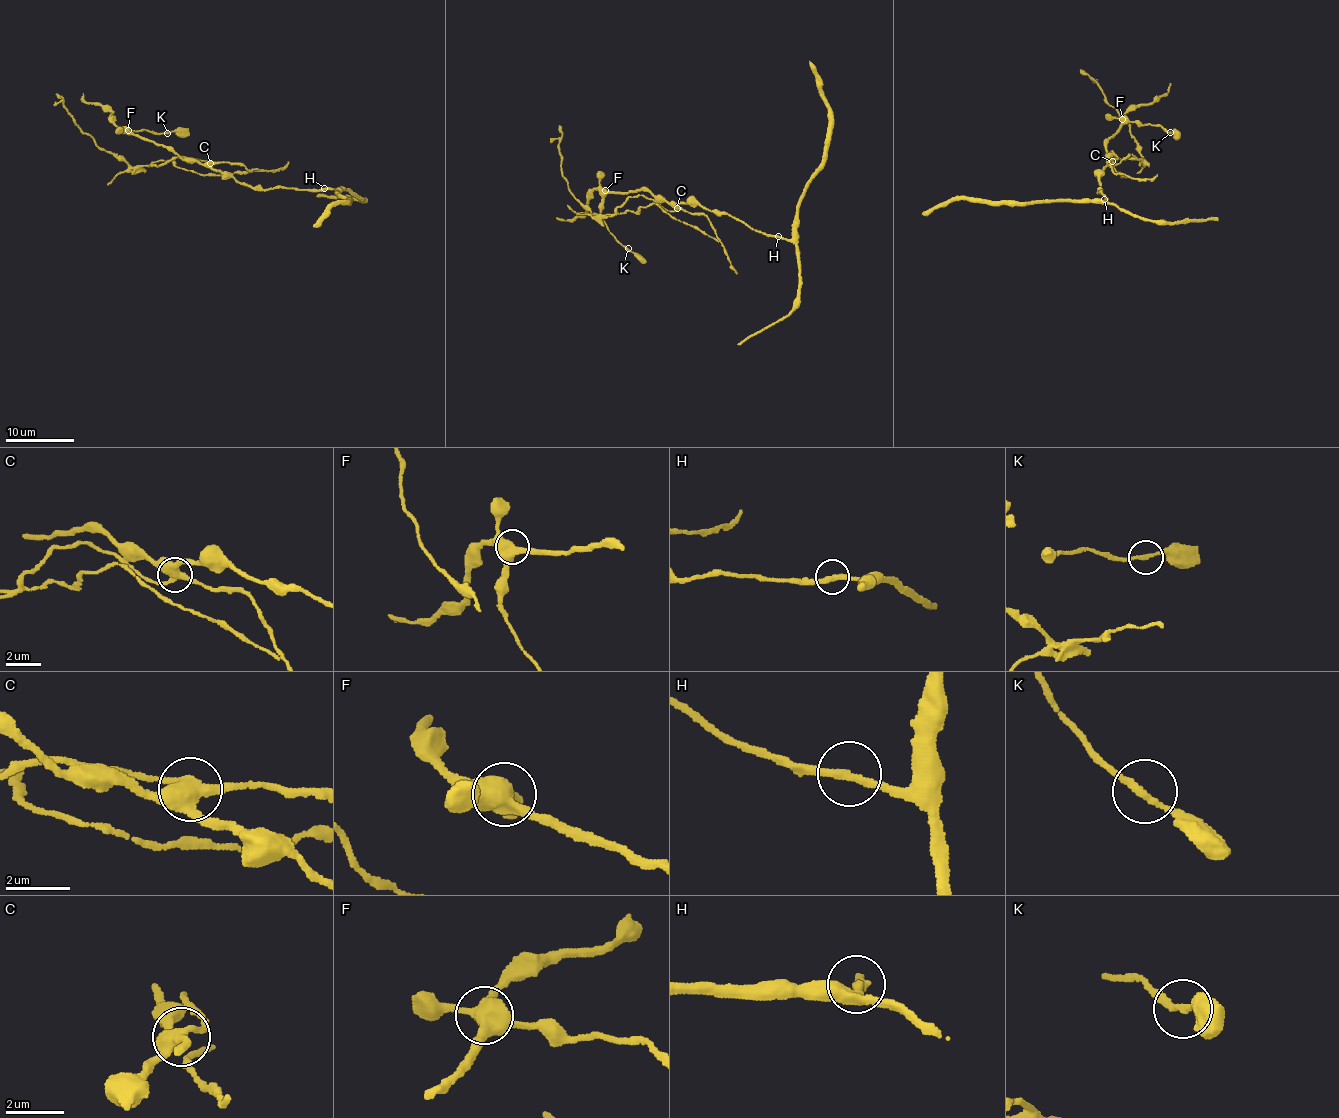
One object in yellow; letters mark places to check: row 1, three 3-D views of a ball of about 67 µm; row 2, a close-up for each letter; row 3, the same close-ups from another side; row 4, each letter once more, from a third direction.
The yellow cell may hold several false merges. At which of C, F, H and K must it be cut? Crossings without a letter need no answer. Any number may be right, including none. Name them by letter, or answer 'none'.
C

